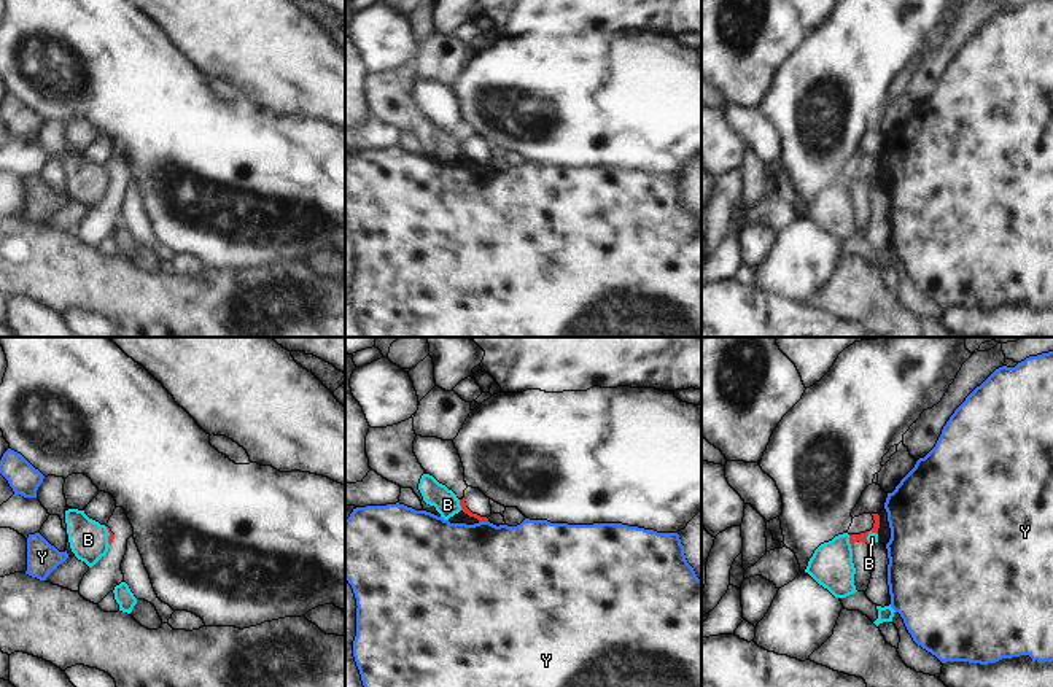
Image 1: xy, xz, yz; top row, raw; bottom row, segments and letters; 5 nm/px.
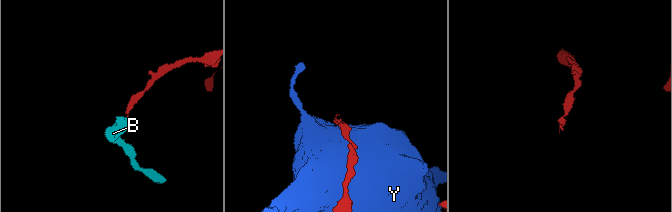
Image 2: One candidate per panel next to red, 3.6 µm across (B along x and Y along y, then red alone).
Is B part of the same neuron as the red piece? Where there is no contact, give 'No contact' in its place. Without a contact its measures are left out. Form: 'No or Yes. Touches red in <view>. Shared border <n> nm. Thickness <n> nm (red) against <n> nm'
No. Touches red in yz. Shared border 80 nm. Thickness 50 nm (red) against 220 nm

